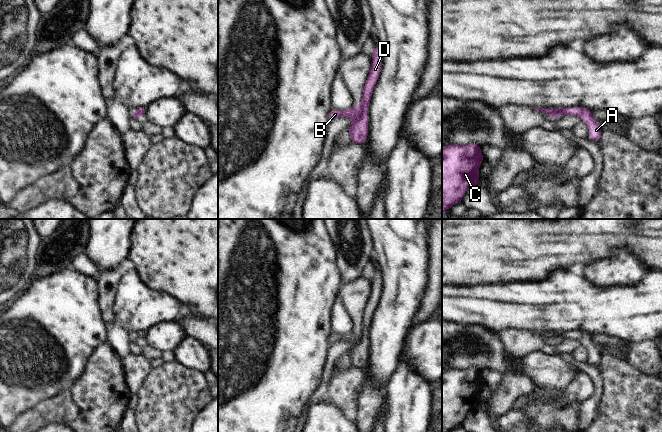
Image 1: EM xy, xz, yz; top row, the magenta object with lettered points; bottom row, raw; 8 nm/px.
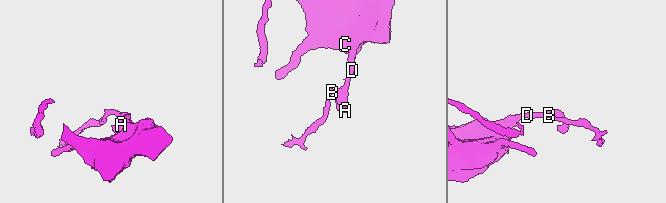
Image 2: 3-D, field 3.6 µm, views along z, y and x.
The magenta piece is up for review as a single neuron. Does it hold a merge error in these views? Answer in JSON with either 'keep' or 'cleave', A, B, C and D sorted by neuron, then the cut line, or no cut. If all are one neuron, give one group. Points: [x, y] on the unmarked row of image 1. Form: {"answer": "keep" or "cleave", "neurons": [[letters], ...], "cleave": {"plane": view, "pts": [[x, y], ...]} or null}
{"answer": "cleave", "neurons": [["A", "C", "D"], ["B"]], "cleave": {"plane": "xz", "pts": [[361, 323], [361, 338], [355, 344]]}}

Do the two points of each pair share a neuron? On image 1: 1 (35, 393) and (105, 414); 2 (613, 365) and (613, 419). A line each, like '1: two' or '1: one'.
1: two
2: one

